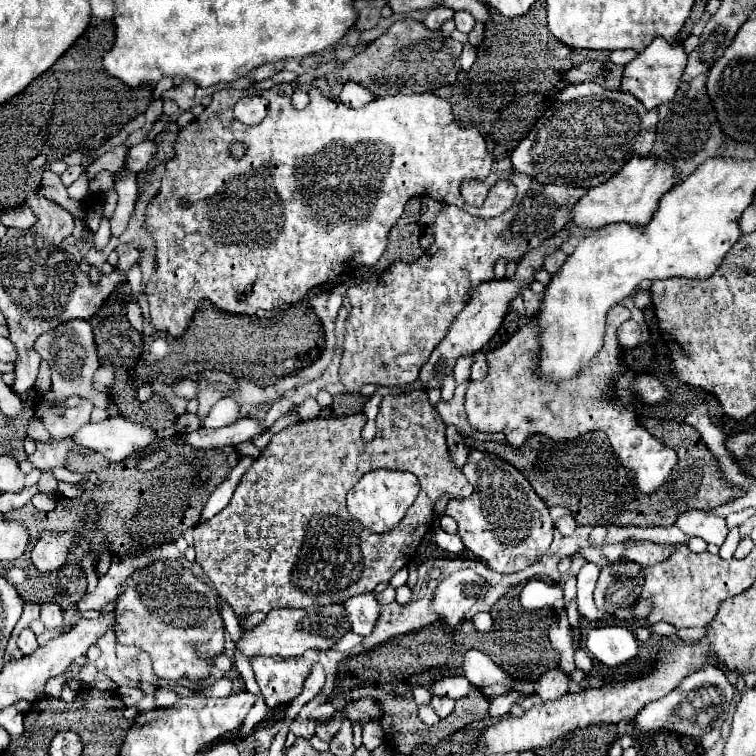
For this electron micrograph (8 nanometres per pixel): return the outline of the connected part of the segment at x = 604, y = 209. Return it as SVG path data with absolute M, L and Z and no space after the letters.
M634 155L612 179L608 179L608 183L592 187L576 203L572 223L586 229L600 229L604 225L618 223L618 221L632 223L632 225L646 225L656 213L660 197L666 191L670 191L674 185L676 185L674 167L668 167L668 163L664 163L662 159Z

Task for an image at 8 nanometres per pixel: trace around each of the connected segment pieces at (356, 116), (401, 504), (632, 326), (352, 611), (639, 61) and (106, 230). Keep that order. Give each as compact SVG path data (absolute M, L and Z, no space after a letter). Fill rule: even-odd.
M278 83L266 91L254 91L254 89L220 89L212 95L212 103L202 111L200 117L196 117L190 125L186 125L184 129L178 131L178 139L176 139L176 155L172 161L166 163L166 175L162 179L162 187L160 193L154 197L152 205L148 207L146 213L146 227L148 231L154 235L156 241L156 255L158 255L158 277L150 279L144 285L144 291L148 295L148 303L150 303L150 319L154 323L154 327L158 331L168 331L170 335L180 337L188 323L194 317L196 305L200 301L210 301L212 305L216 305L222 311L228 313L238 313L238 315L252 315L258 309L274 309L280 305L288 305L288 303L298 303L300 299L306 297L306 293L320 285L334 281L338 275L341 276L346 271L352 271L352 267L358 265L374 265L380 255L386 249L388 243L388 233L392 229L392 225L400 219L402 211L404 211L404 201L408 201L414 195L428 195L436 201L442 201L446 205L456 205L464 211L468 211L470 215L478 215L478 217L496 217L506 213L516 199L516 187L509 180L505 179L504 185L494 185L488 193L488 197L484 202L484 209L474 209L470 205L466 205L460 197L460 181L464 177L478 177L484 179L490 171L492 171L492 163L494 157L488 153L486 149L486 141L480 135L480 131L476 131L476 127L462 127L454 121L452 115L452 107L446 99L434 95L434 93L420 93L420 95L394 95L394 97L378 97L372 103L360 107L360 109L350 109L346 105L342 105L340 101L332 101L328 97L324 97L318 89L310 91L310 103L306 109L296 111L290 103L294 89L290 83ZM246 95L260 95L270 103L268 115L262 121L262 125L256 127L246 127L240 121L234 119L232 109L236 105L238 99L246 97ZM242 141L248 145L248 153L242 159L232 159L230 157L230 145Z
M376 469L366 473L350 491L348 491L348 511L352 517L362 521L362 525L374 533L386 533L394 529L408 507L414 503L418 495L418 479L412 473L402 471L388 471L388 469Z
M634 319L624 321L618 329L618 343L624 349L632 349L638 345L638 341L640 341L640 325Z
M364 593L364 595L356 595L352 599L346 599L344 607L346 607L346 615L352 623L352 631L358 635L370 635L382 613L382 607L374 593Z
M656 37L642 53L638 53L638 57L634 61L630 61L626 65L620 91L630 91L638 101L642 101L642 105L646 109L654 109L662 103L668 103L676 95L680 77L686 67L686 59L688 59L688 55L686 55L682 43L668 43L666 39Z
M102 219L100 223L100 229L94 233L92 237L92 247L96 251L102 251L106 245L108 245L108 239L110 239L110 221L108 219Z

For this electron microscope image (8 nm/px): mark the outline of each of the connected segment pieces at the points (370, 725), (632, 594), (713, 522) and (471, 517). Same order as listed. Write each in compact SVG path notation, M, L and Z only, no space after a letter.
M368 721L362 729L362 743L368 751L374 751L384 743L384 729L380 727L378 721Z
M628 561L628 563L606 565L606 567L600 569L600 577L598 577L598 583L596 583L596 589L594 589L596 607L600 611L608 611L608 613L614 613L618 609L630 607L638 599L640 587L644 587L644 569L642 569L640 563Z
M686 511L678 517L676 525L688 537L700 537L706 543L714 543L718 547L724 543L724 539L730 533L730 529L726 527L726 521L708 511Z
M470 451L462 471L472 483L474 493L466 499L450 499L446 515L458 523L458 535L464 547L502 575L522 571L536 563L552 543L554 523L548 507L526 477L502 457L484 451Z

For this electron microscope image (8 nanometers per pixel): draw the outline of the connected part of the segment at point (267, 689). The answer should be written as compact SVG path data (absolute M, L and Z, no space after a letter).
M306 651L302 657L296 659L280 657L250 659L256 683L268 707L292 703L302 693L304 681L310 675L314 663L318 663L316 651Z

